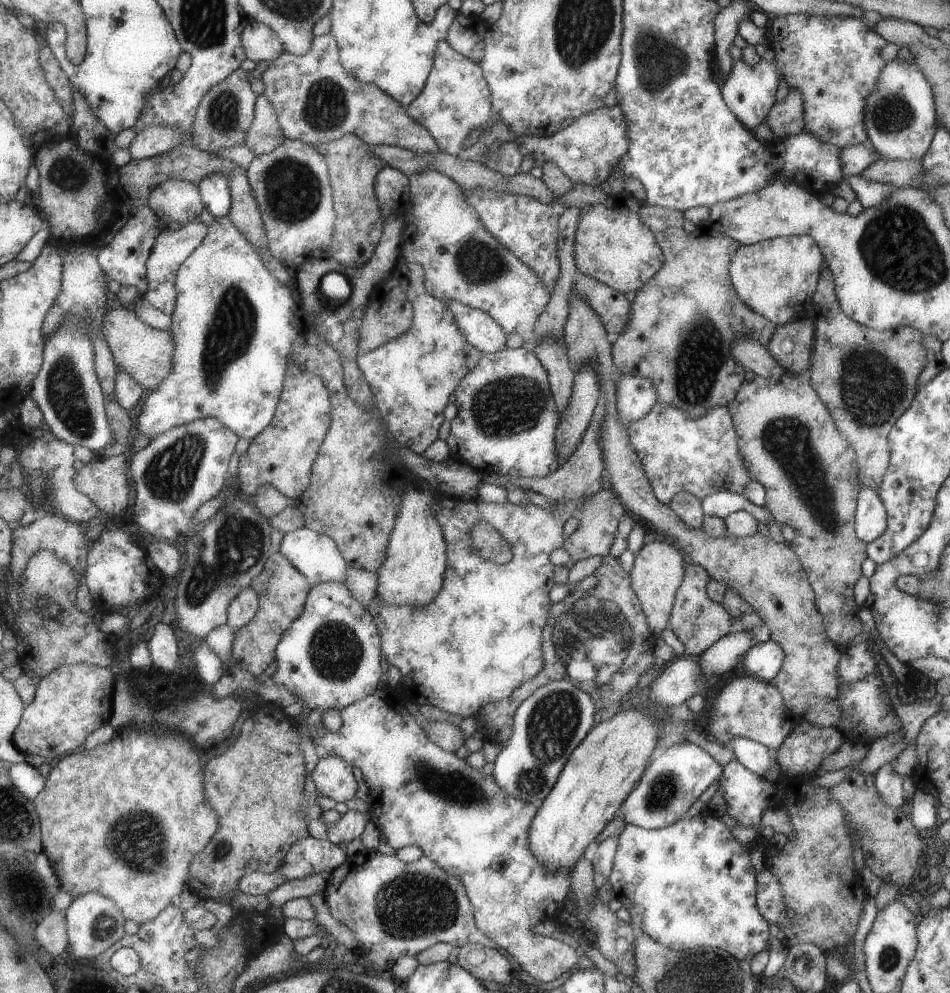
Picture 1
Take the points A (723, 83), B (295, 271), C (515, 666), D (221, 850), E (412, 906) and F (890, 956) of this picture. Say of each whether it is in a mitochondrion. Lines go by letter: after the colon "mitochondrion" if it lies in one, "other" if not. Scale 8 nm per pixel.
A: other
B: other
C: other
D: mitochondrion
E: mitochondrion
F: mitochondrion

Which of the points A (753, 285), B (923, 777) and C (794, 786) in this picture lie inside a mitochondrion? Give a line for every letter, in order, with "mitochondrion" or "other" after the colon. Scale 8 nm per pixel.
A: other
B: other
C: other

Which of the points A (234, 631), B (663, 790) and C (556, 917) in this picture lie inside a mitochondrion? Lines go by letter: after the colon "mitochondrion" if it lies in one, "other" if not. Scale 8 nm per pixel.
A: other
B: mitochondrion
C: other

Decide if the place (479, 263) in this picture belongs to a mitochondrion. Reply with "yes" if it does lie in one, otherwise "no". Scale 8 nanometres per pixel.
yes

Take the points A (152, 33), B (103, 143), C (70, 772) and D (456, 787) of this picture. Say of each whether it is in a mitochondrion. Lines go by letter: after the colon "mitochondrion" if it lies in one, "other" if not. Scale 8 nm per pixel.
A: other
B: other
C: other
D: mitochondrion

